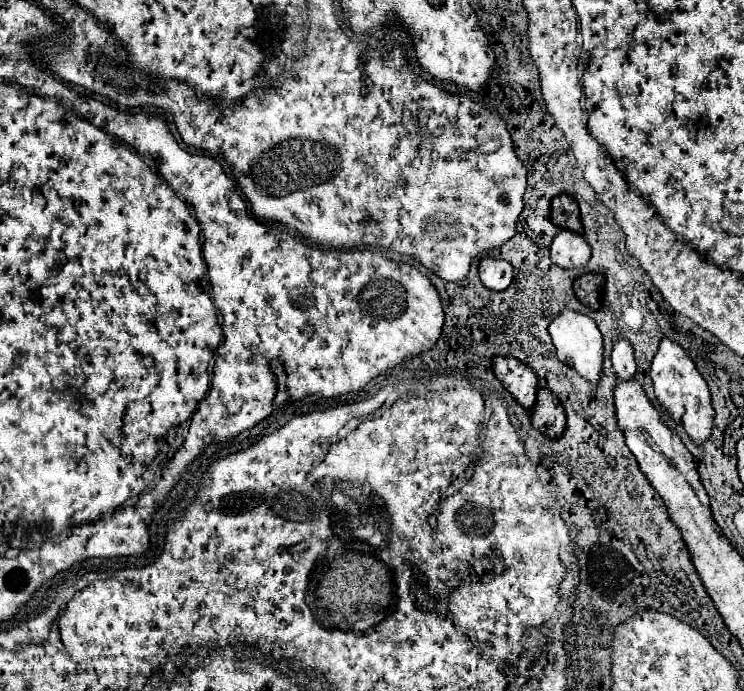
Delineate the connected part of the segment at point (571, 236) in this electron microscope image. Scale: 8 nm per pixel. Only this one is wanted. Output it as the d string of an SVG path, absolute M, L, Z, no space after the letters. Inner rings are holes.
M560 230L550 246L550 260L560 268L582 268L590 260L590 246L582 234Z

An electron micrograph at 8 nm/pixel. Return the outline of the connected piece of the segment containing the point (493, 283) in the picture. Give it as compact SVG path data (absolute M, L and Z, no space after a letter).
M482 258L480 260L480 268L478 268L480 280L488 290L506 290L514 278L514 268L506 262L506 260L498 260L498 258Z

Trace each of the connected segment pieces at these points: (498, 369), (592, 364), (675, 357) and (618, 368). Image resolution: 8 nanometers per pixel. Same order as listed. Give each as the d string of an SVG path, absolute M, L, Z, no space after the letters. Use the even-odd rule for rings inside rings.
M494 356L492 368L502 386L514 396L524 410L532 410L536 400L536 376L534 372L516 358Z
M564 310L562 314L556 316L556 320L552 320L552 324L548 326L548 332L556 346L558 360L568 364L570 368L574 368L584 380L588 380L588 384L596 386L602 376L602 360L604 360L602 358L604 340L602 340L602 334L600 334L596 322L592 318L588 318L586 314L580 314L574 310Z
M664 338L660 342L660 348L652 360L650 366L650 378L654 382L654 394L668 412L668 416L682 424L688 436L702 446L704 440L708 440L708 434L712 434L712 422L714 422L714 410L710 402L710 392L706 386L706 380L700 376L688 354L672 340Z
M620 338L614 342L612 364L614 364L614 372L618 374L620 380L632 380L636 376L636 362L634 362L632 346L628 340Z

